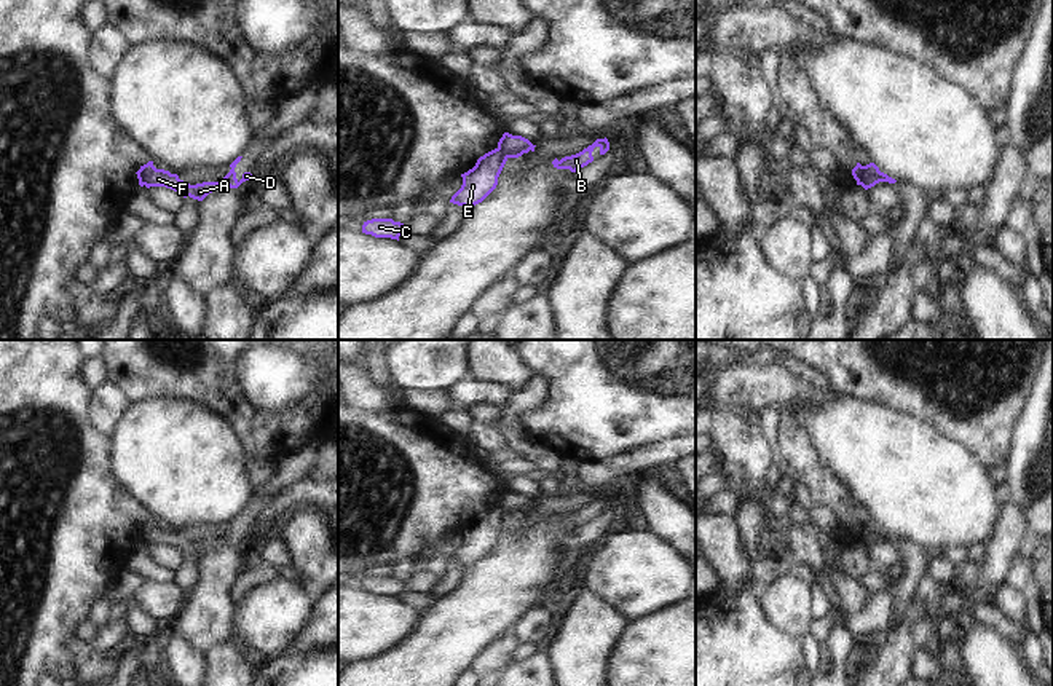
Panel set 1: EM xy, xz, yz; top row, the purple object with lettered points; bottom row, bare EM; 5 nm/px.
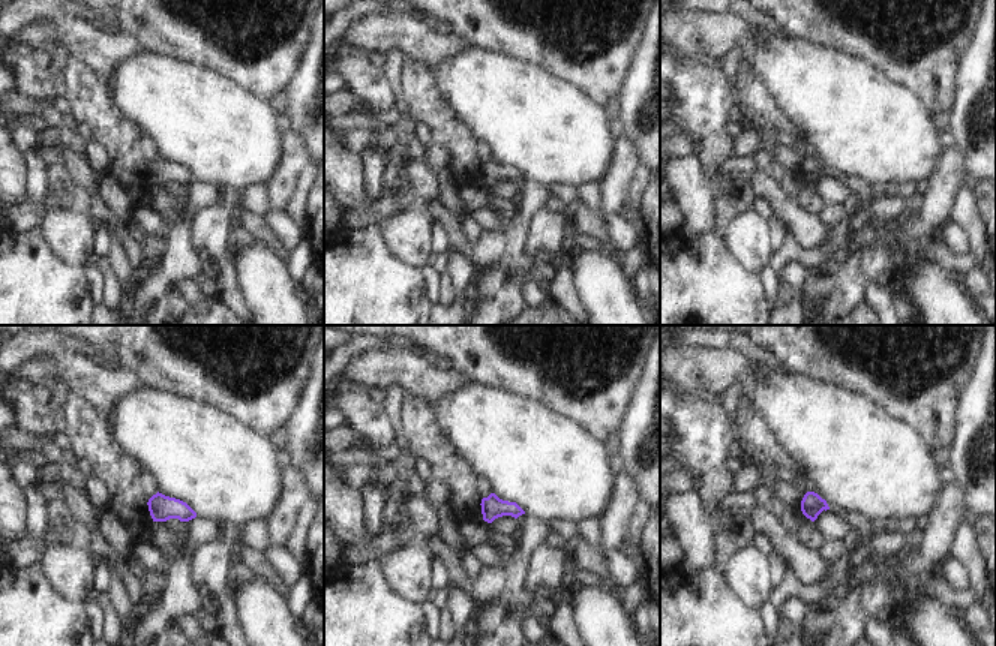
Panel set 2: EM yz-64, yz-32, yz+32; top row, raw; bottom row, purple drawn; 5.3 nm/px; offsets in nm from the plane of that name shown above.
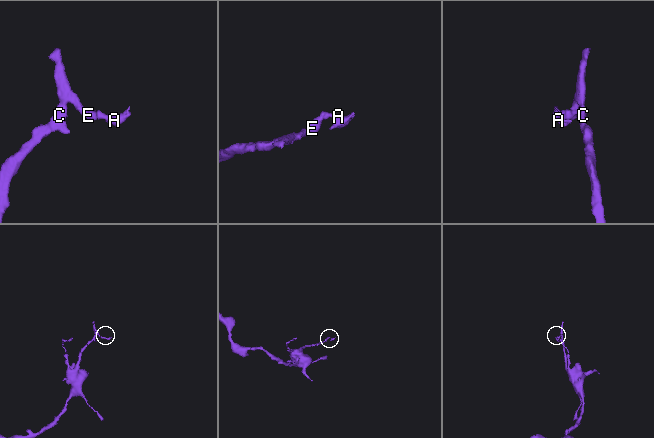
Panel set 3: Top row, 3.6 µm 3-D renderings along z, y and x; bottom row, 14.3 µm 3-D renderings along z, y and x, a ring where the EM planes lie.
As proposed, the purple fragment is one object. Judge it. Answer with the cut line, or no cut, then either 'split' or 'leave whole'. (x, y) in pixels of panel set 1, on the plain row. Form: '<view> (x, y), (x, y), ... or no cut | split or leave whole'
yz (865, 524), (860, 541) | split

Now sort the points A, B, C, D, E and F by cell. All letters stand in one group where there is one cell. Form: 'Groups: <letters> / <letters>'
Groups: A B D F / C E.

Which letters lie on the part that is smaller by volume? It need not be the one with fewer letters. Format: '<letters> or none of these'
A, B, D, F

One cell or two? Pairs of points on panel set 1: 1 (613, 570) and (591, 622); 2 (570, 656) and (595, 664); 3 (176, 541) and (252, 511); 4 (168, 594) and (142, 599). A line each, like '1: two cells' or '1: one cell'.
1: two cells
2: one cell
3: one cell
4: one cell

